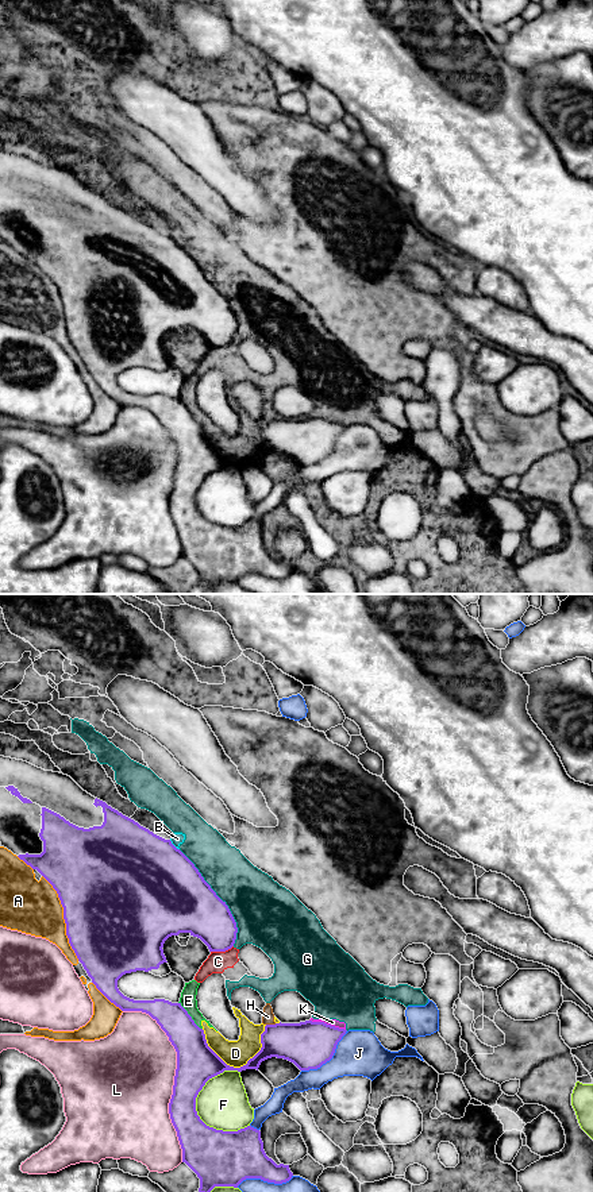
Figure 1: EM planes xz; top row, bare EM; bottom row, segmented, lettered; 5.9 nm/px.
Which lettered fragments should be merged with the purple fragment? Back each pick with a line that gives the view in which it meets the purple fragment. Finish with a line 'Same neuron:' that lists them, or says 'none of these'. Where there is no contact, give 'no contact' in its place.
Same neuron: none of these

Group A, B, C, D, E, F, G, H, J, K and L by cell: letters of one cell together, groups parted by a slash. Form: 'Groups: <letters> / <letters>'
Groups: A / B C D E G H K / F / J / L

